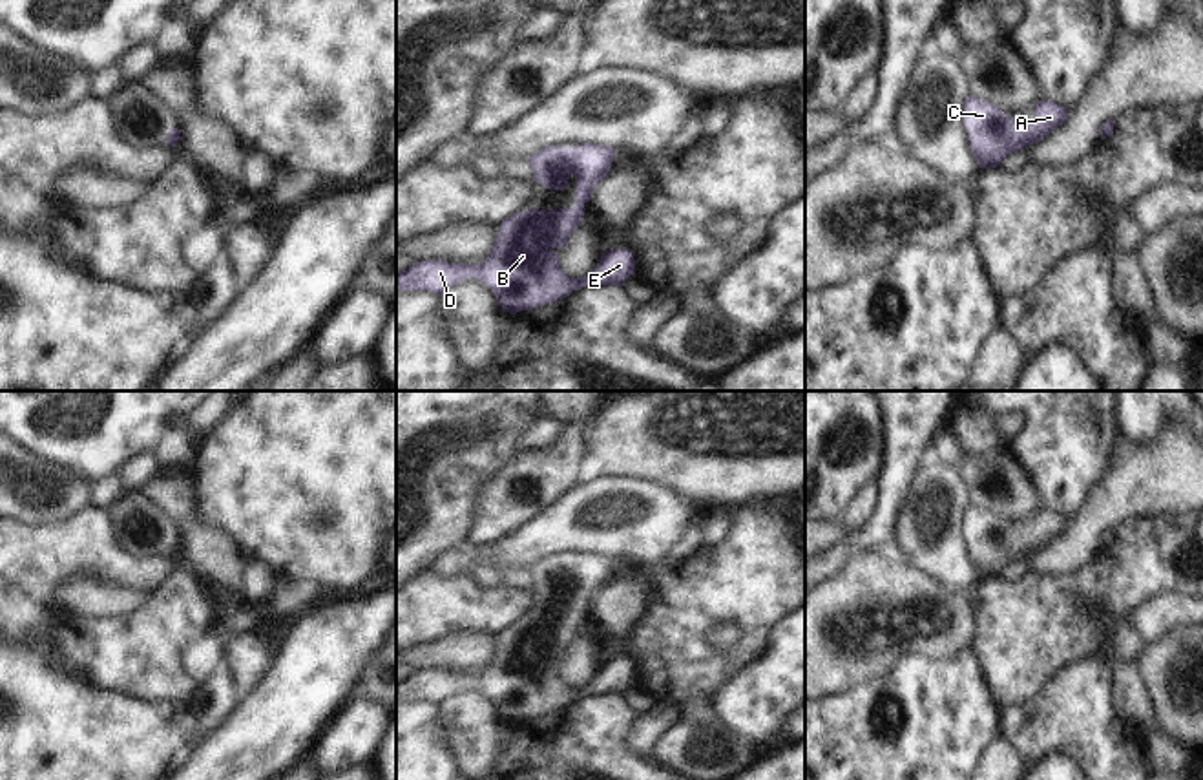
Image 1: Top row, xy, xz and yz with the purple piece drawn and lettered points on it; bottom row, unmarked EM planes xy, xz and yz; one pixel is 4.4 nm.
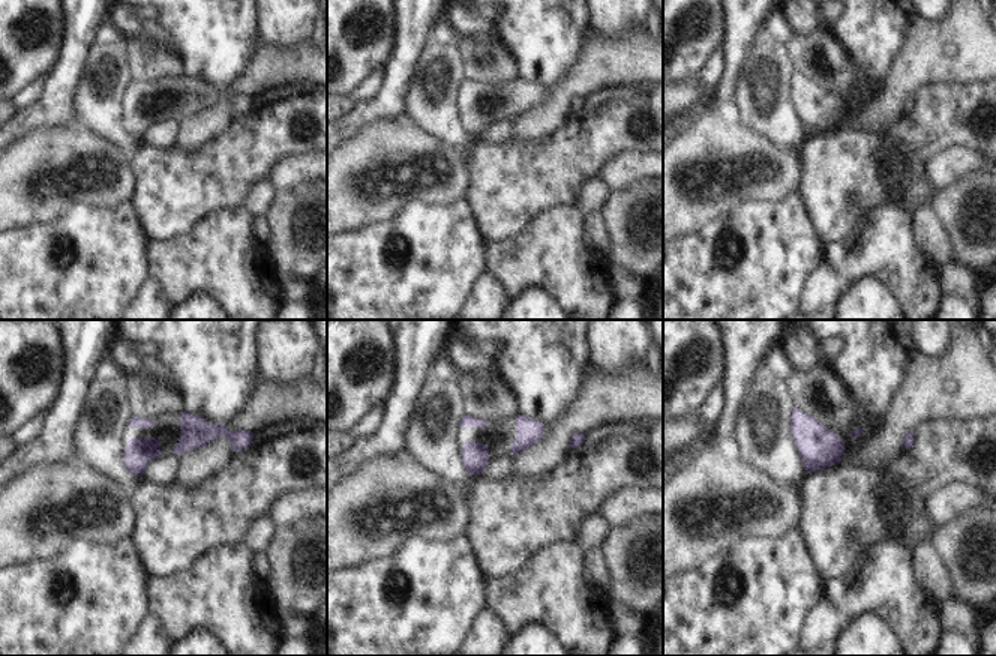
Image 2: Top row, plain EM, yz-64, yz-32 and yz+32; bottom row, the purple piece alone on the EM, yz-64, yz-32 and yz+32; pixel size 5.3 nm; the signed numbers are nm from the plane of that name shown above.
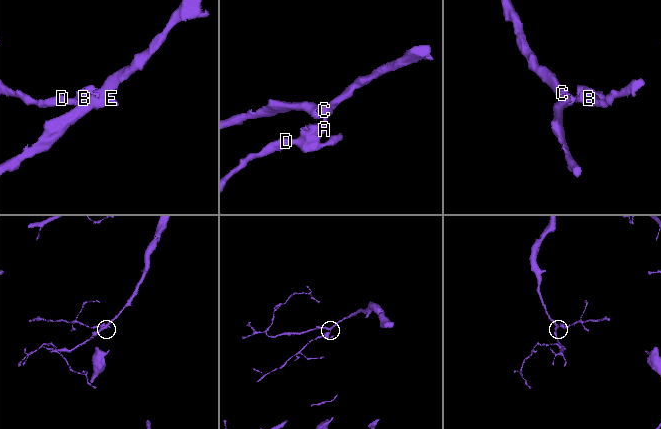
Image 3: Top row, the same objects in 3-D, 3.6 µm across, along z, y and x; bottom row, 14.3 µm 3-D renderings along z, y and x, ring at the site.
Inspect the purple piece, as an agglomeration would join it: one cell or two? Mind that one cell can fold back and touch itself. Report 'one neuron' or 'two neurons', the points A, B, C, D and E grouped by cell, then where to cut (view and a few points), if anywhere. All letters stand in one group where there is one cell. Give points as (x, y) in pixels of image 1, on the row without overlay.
one neuron | A B C D E | no cut

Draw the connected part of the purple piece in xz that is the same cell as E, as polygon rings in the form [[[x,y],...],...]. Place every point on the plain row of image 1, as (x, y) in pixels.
[[[582,552],[571,555],[546,555],[529,566],[533,590],[546,599],[564,599],[568,588],[577,588],[577,612],[570,617],[513,621],[500,632],[500,641],[495,643],[495,652],[489,665],[480,674],[447,672],[436,669],[418,670],[407,680],[396,683],[398,700],[429,700],[442,703],[445,698],[462,692],[466,687],[475,687],[487,694],[504,722],[517,723],[566,707],[570,701],[590,694],[624,694],[635,683],[635,669],[626,658],[604,659],[599,674],[582,687],[568,687],[559,670],[557,658],[564,658],[570,643],[582,632],[584,614],[591,608],[595,594],[610,583],[613,557],[602,553]]]

